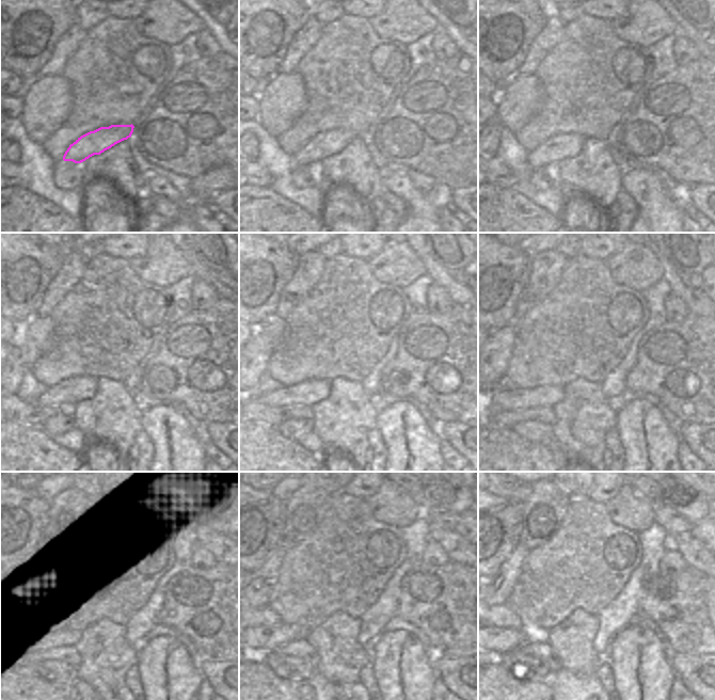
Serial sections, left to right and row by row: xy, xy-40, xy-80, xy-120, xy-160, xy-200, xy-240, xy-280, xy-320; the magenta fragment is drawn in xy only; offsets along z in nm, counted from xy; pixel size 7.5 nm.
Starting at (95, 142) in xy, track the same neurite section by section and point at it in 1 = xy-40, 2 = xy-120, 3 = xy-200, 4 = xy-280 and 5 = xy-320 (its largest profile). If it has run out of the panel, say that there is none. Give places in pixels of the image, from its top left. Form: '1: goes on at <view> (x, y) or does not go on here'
1: goes on at xy-40 (329, 143)
2: goes on at xy-120 (73, 391)
3: goes on at xy-200 (544, 395)
4: goes on at xy-280 (260, 639)
5: goes on at xy-320 (499, 640)

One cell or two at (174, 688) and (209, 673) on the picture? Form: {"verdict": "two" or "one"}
{"verdict": "two"}

